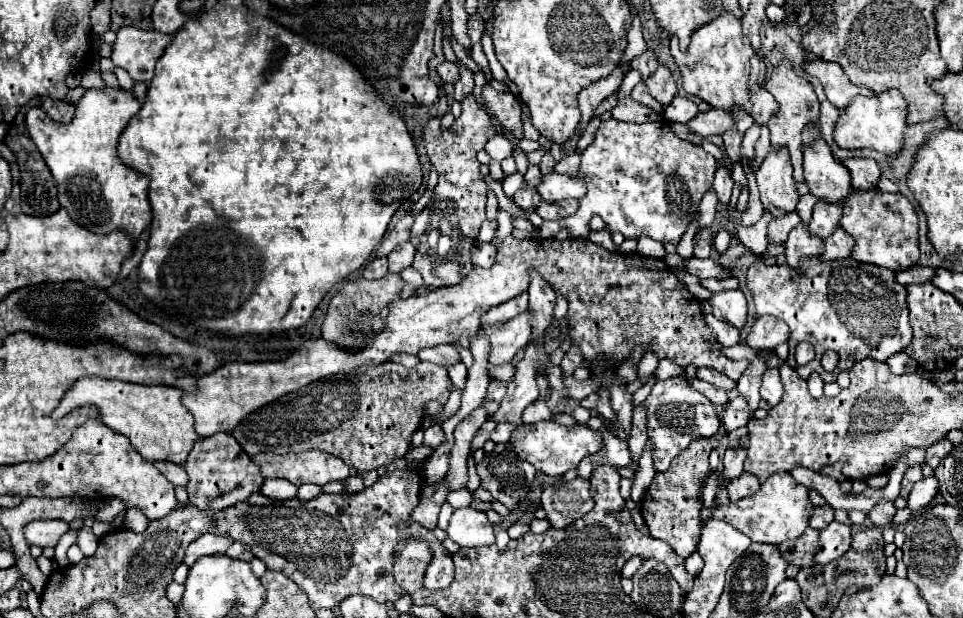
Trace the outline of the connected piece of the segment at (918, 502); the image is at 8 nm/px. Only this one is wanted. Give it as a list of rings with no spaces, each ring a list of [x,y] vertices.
[[[924,477],[924,479],[920,479],[920,481],[912,487],[912,491],[910,491],[910,495],[908,495],[908,507],[910,507],[912,511],[918,511],[918,509],[926,507],[926,505],[934,499],[936,491],[938,491],[938,481],[936,481],[936,477]]]

